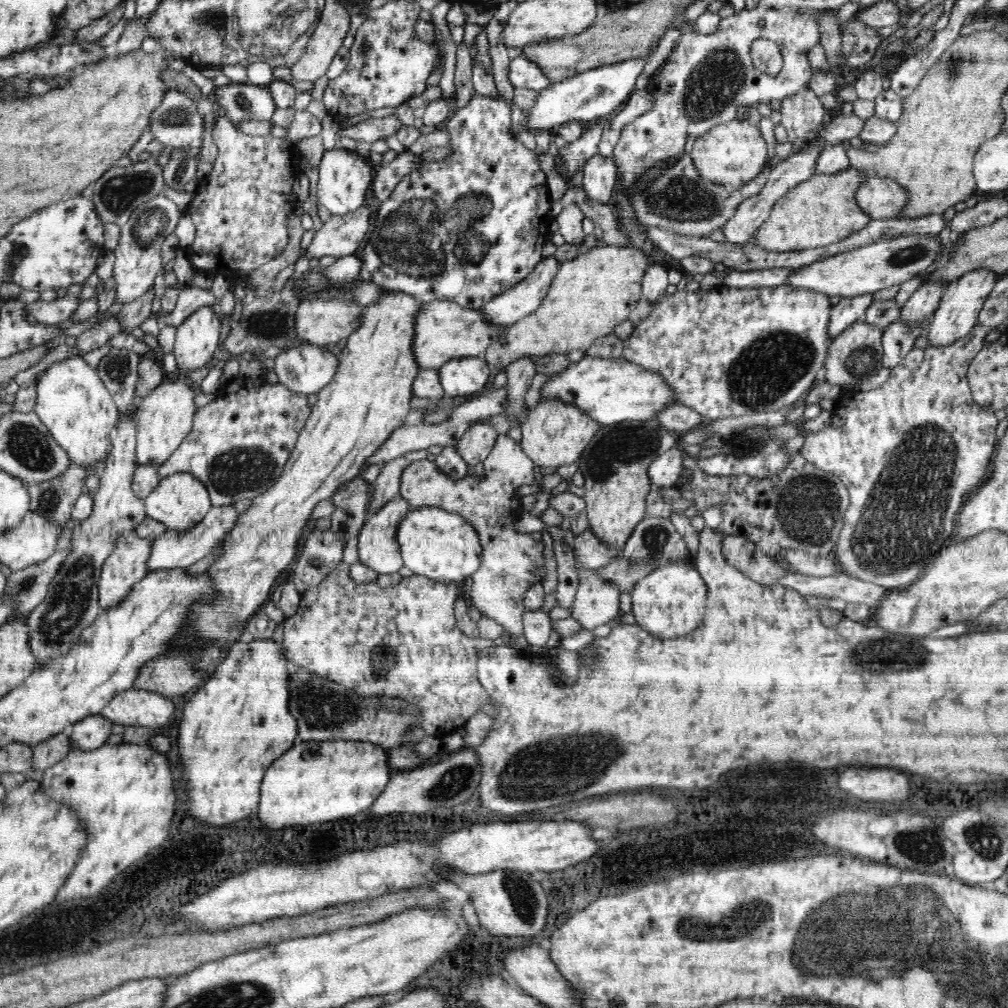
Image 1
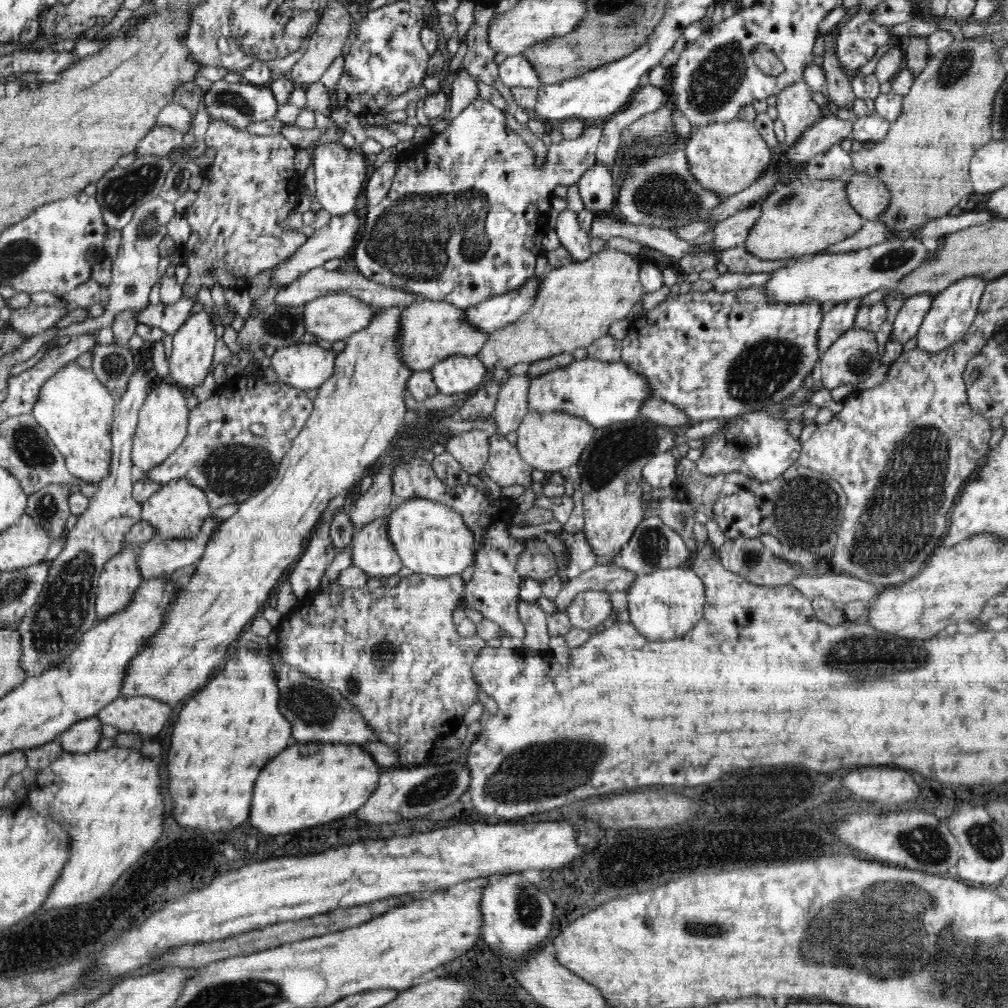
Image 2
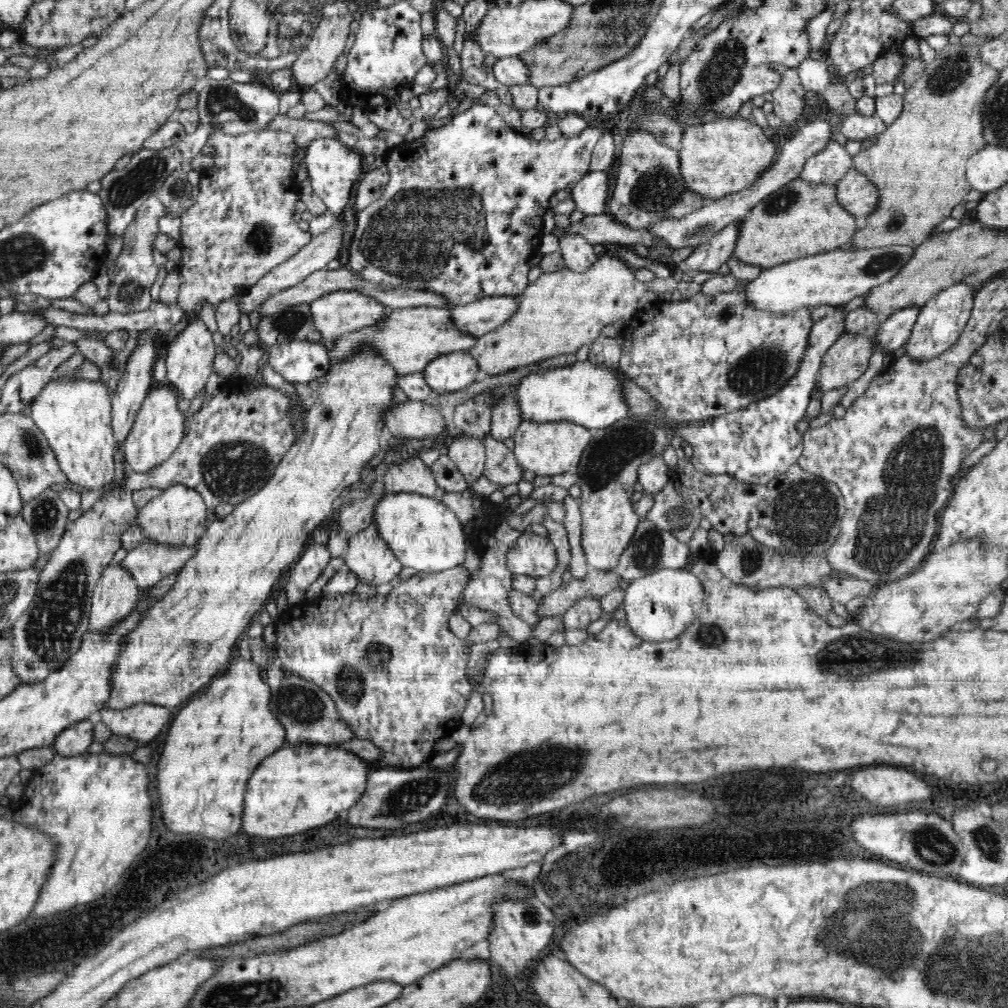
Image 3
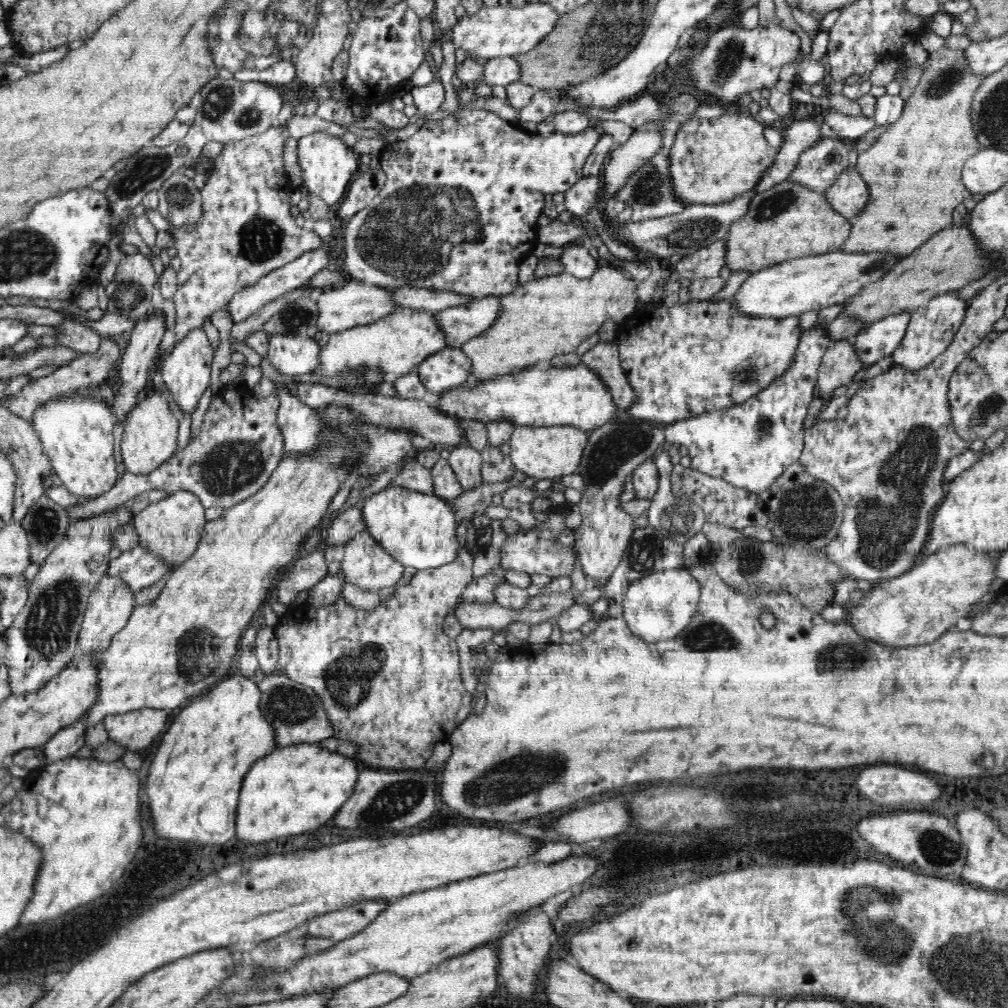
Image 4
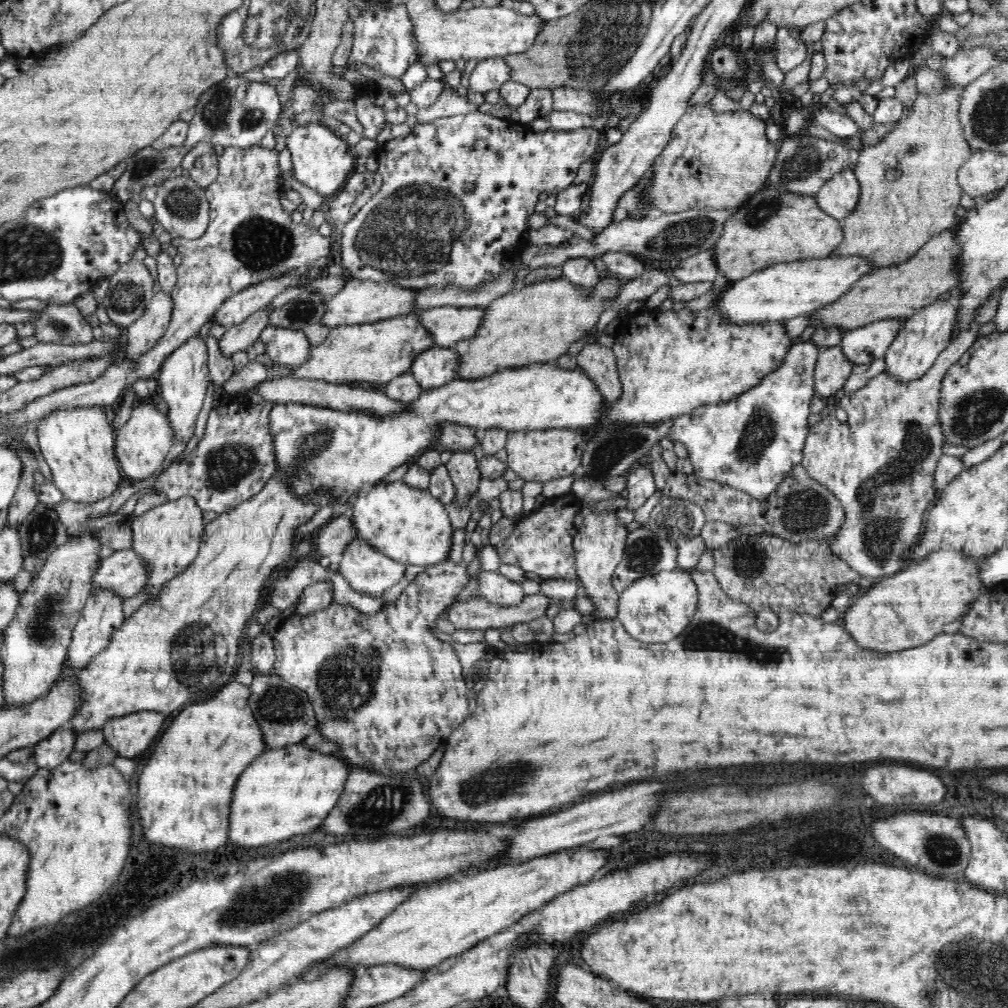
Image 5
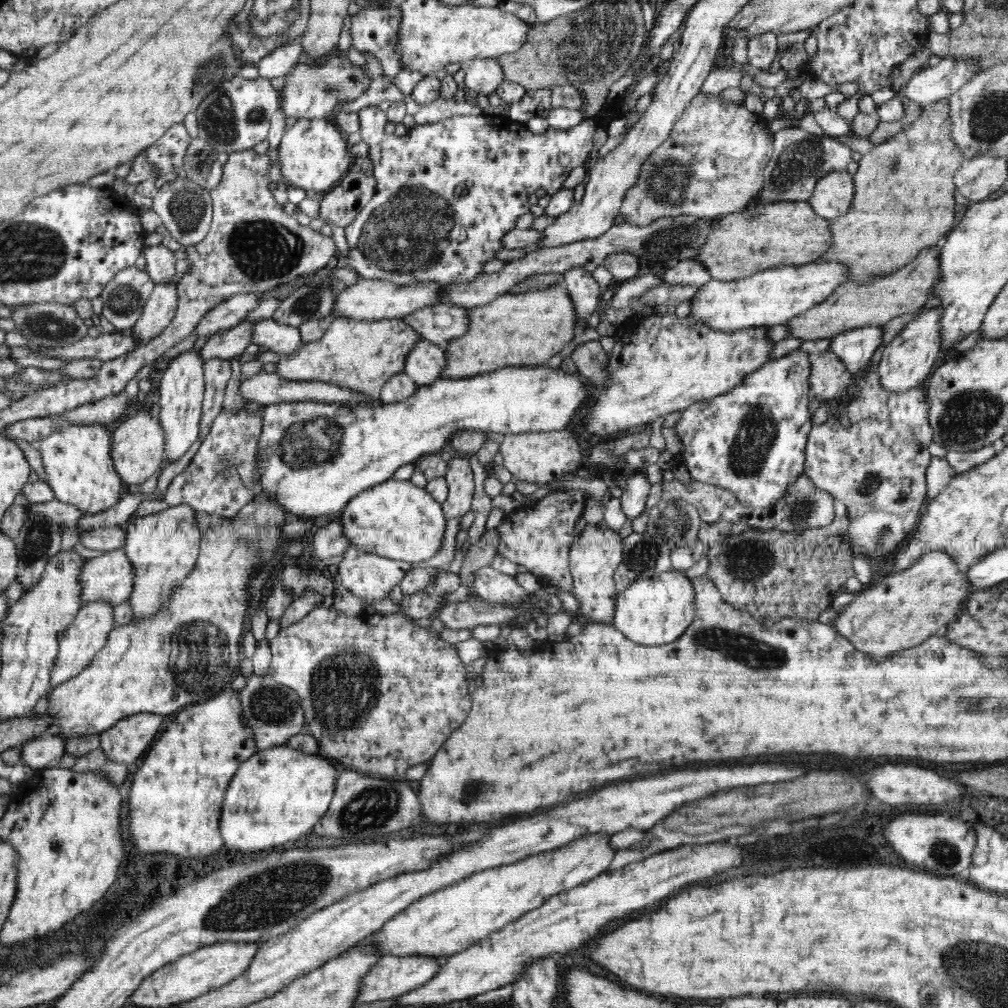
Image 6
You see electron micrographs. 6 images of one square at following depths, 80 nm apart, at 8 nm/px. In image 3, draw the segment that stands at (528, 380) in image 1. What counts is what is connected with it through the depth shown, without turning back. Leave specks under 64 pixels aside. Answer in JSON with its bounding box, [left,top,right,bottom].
[490,388,523,441]

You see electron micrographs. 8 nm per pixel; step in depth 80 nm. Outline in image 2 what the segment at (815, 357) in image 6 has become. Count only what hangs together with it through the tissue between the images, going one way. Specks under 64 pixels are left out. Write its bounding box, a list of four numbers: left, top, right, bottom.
[819,328,882,391]

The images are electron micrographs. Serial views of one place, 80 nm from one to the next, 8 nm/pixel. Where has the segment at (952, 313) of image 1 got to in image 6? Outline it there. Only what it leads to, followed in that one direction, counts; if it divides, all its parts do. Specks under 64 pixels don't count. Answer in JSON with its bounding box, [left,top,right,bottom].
[875,308,942,394]

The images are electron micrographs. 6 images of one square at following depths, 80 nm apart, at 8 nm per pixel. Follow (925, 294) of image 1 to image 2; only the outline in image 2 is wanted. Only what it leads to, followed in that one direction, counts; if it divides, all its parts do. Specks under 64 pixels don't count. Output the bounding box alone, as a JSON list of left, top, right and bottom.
[890,295,936,345]

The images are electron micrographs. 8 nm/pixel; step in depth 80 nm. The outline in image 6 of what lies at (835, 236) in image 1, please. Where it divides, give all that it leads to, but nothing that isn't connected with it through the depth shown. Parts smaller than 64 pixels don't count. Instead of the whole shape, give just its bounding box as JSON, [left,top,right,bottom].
[692,197,832,282]

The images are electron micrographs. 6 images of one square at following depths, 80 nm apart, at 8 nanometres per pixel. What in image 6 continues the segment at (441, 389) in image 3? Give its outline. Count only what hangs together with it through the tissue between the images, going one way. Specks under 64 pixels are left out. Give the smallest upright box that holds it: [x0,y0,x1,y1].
[403,339,446,386]

